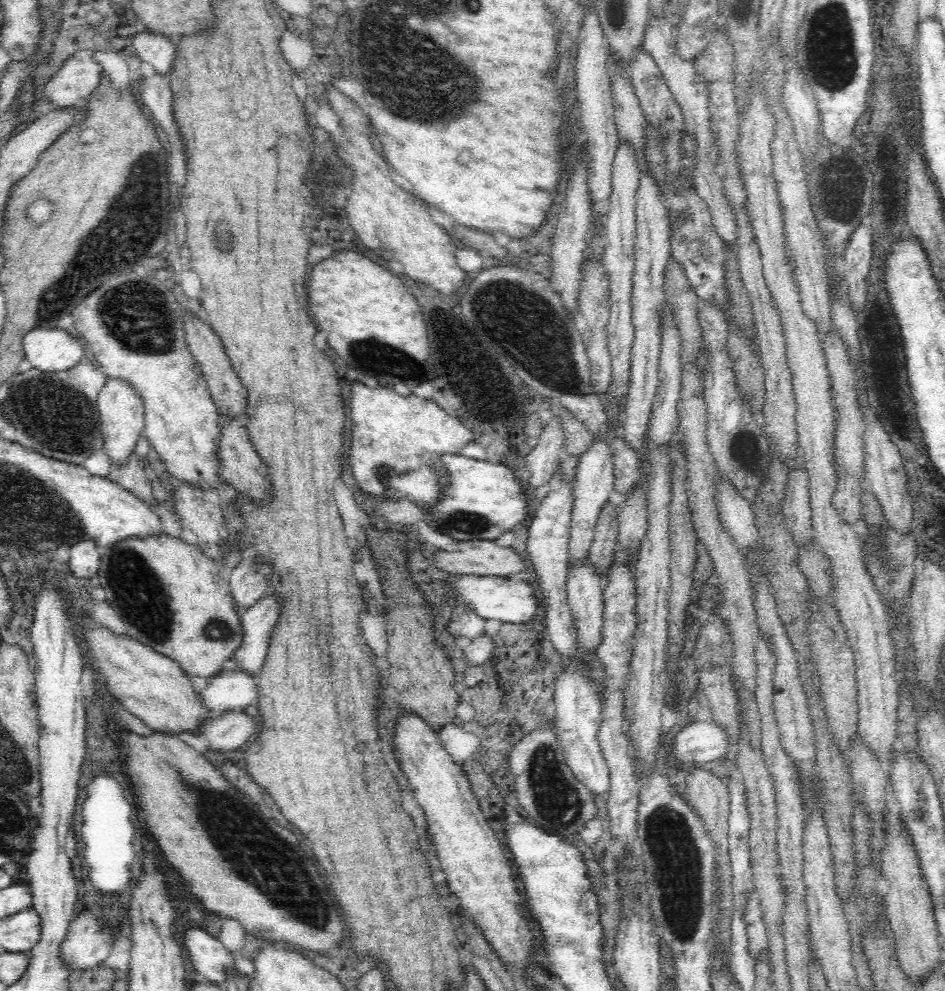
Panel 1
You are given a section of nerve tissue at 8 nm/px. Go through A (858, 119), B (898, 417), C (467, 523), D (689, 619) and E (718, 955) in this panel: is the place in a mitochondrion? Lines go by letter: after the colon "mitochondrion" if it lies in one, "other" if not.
A: other
B: other
C: mitochondrion
D: other
E: other

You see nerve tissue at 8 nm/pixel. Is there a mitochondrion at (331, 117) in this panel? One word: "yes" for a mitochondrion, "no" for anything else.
no

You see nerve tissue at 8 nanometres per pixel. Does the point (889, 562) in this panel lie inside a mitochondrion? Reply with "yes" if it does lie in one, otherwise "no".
yes

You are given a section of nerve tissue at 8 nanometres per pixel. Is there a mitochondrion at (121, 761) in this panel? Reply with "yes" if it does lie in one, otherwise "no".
no

